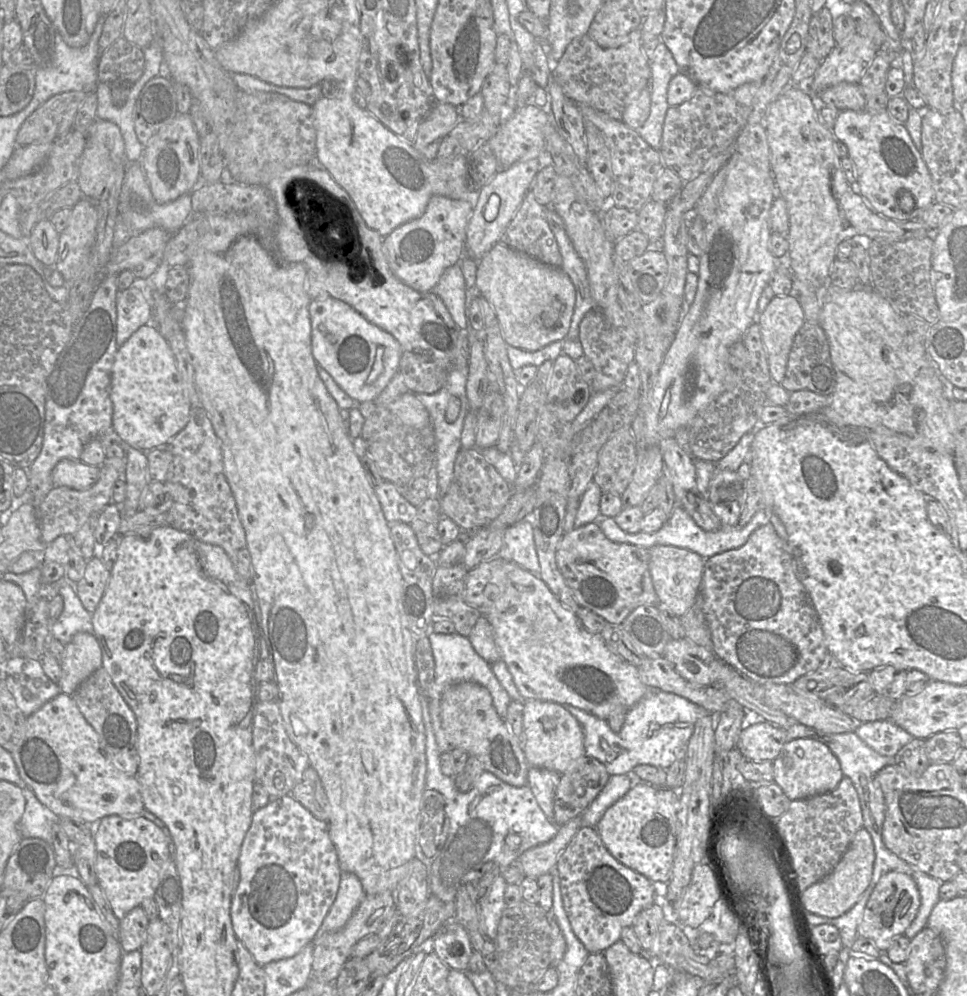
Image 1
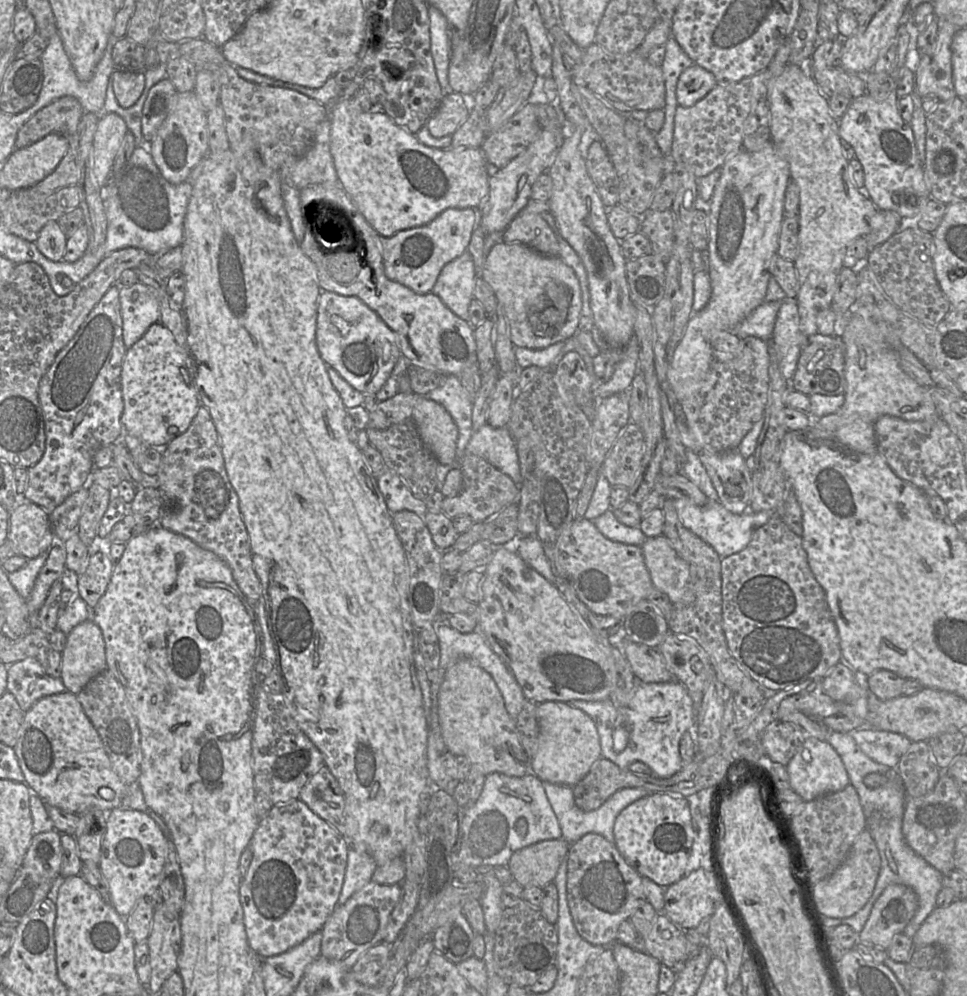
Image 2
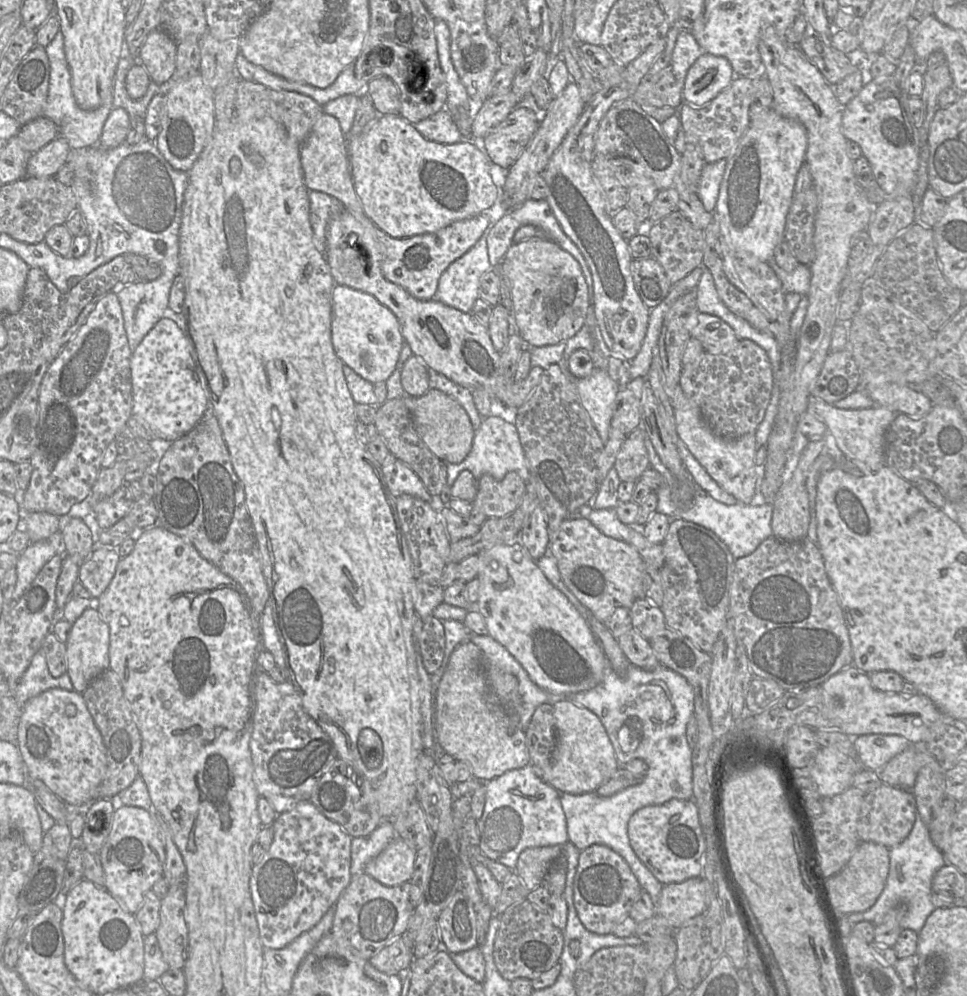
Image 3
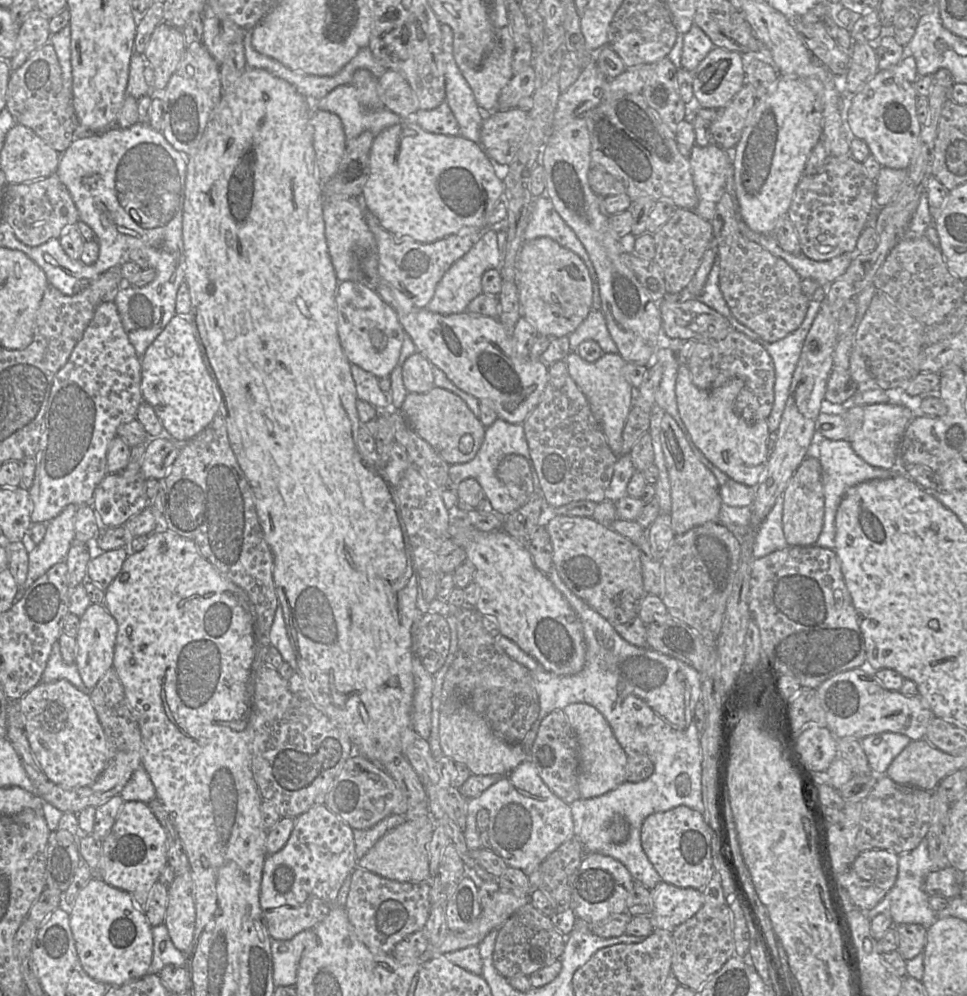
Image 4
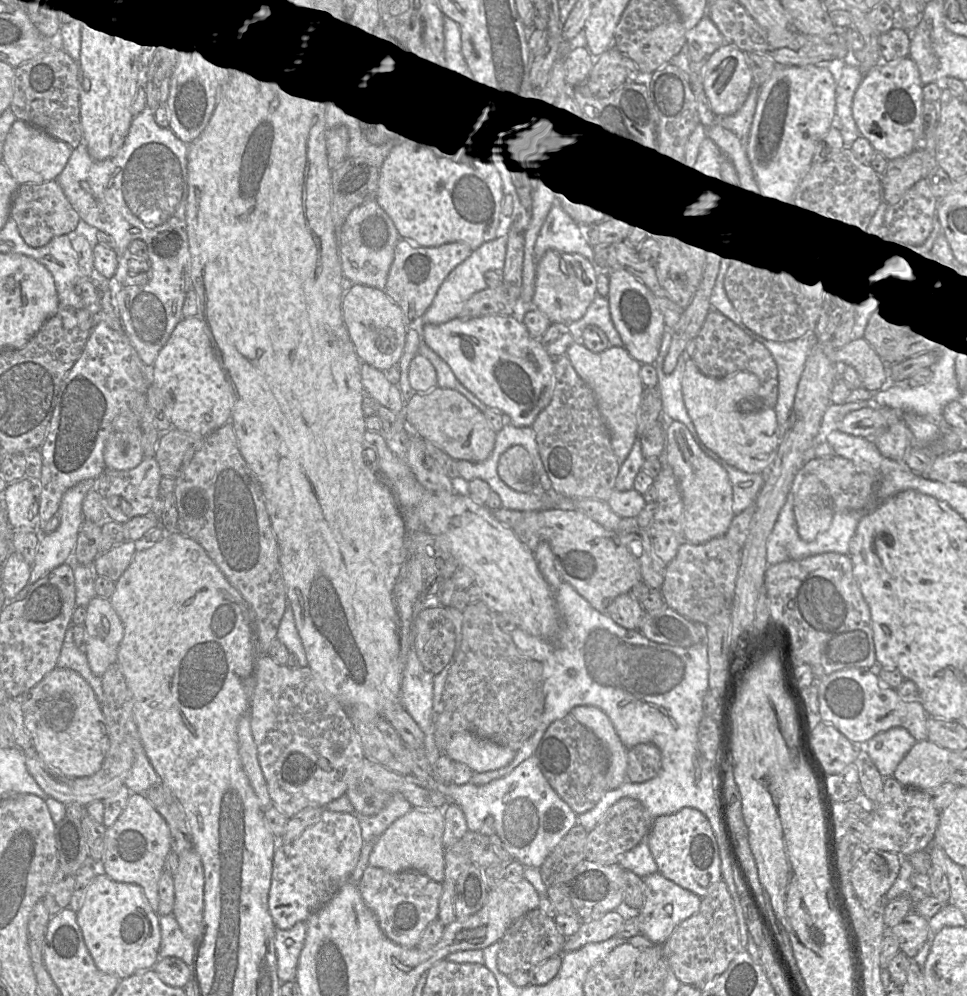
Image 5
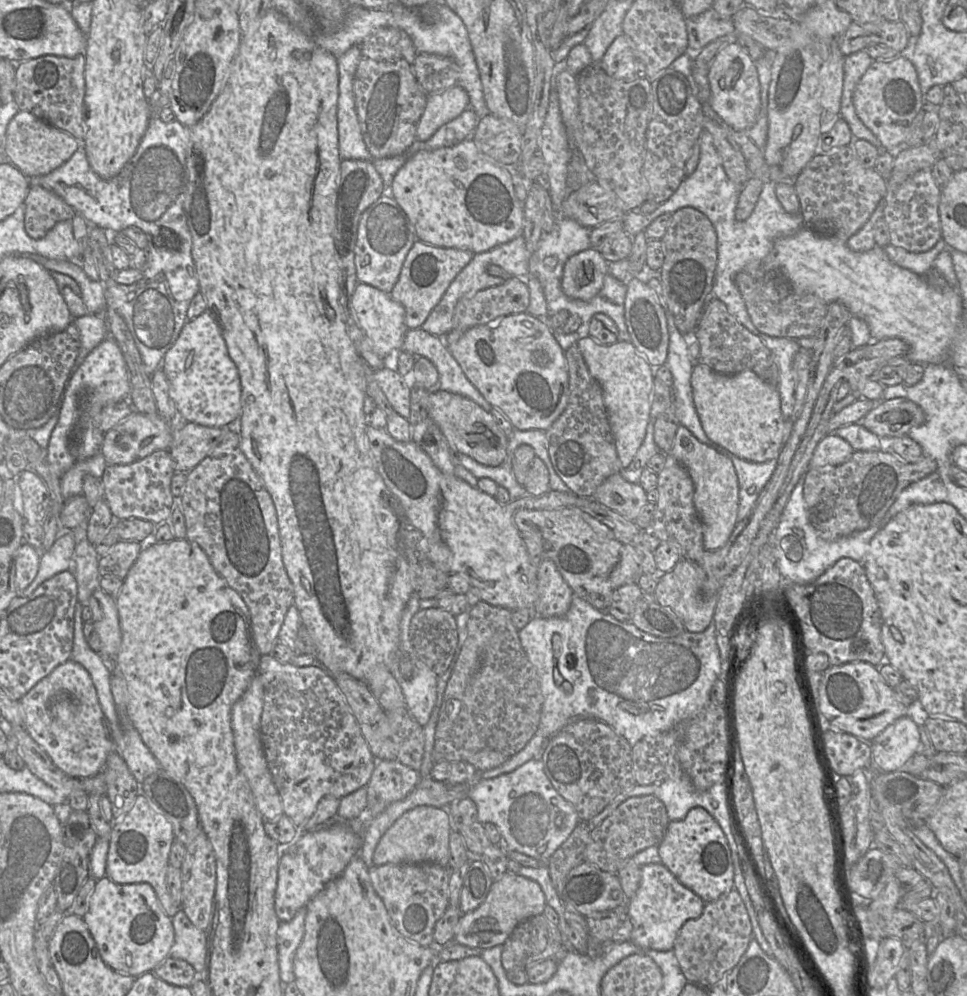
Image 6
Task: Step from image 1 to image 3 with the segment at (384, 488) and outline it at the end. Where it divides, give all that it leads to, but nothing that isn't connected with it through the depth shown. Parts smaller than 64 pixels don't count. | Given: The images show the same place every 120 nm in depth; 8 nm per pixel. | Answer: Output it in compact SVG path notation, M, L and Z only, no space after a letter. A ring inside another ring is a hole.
M388 455L382 464L382 473L390 493L395 498L408 494L429 502L436 511L445 507L439 496L431 497L420 478L395 456Z

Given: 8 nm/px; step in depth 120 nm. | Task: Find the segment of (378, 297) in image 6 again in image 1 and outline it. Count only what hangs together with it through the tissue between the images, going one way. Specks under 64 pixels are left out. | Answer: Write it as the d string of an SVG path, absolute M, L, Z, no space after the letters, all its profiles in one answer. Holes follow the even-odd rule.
M335 298L312 300L309 315L316 364L325 369L356 404L375 400L399 371L403 353L399 342L350 305Z

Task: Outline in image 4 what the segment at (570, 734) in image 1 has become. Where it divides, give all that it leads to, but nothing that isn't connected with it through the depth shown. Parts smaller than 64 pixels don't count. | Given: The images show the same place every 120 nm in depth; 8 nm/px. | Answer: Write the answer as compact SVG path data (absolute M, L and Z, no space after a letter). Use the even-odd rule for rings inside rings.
M572 703L563 710L578 743L578 789L581 799L601 796L626 781L627 755L605 717L587 703Z

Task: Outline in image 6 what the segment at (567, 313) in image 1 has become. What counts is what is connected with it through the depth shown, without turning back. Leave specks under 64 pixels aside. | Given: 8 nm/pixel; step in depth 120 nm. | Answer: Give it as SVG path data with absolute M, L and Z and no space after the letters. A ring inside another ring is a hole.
M590 247L567 259L561 288L570 298L588 301L602 288L607 274L607 261L598 249Z

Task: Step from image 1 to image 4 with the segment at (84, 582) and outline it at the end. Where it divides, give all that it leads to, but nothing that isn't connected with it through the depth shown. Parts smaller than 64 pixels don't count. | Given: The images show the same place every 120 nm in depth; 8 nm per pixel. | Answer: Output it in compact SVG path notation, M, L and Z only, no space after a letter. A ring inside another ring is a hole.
M125 547L108 550L99 554L88 563L87 580L105 591L120 573L128 555L129 550Z

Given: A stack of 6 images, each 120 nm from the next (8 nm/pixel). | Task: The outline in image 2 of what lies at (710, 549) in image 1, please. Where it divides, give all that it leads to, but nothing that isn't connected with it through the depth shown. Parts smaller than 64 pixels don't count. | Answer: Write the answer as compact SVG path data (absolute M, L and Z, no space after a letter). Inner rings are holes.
M673 499L672 503L682 525L709 544L721 559L743 550L751 541L754 531L776 514L776 511L769 510L753 513L747 508L743 514L737 515L728 511L719 501L709 501L704 506L681 499ZM612 509L592 521L602 535L614 542L641 546L647 539L639 527L628 527L620 523Z

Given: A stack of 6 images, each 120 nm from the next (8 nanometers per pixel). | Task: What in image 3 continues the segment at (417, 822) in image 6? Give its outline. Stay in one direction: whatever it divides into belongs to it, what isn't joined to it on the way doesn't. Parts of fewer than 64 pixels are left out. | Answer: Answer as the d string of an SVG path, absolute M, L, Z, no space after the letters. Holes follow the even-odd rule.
M401 838L395 839L374 859L369 861L364 873L385 886L398 886L410 880L413 874L417 851L407 845Z

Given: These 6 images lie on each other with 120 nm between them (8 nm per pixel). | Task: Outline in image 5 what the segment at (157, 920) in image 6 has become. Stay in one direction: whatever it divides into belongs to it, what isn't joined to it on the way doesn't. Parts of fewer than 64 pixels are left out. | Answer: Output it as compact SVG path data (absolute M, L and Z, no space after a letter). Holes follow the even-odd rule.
M95 875L85 892L81 908L76 912L87 949L97 968L123 980L142 971L154 970L159 961L161 942L160 916L149 905L143 889L137 884L116 882L107 875Z

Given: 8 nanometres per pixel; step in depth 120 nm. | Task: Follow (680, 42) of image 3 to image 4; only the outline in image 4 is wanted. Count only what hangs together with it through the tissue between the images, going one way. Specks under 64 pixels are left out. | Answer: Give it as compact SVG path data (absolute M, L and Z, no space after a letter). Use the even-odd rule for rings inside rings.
M697 25L683 35L681 68L694 72L714 45L707 34Z

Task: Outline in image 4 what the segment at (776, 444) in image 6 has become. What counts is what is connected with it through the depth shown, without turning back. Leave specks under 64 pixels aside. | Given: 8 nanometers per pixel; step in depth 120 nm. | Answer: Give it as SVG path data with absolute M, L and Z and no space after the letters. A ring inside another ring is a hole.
M681 361L677 372L675 393L680 417L693 443L714 466L730 478L738 483L756 487L769 461L770 432L767 419L747 423L736 415L734 402L743 386L744 381L735 378L713 390L699 389L692 382L686 362Z

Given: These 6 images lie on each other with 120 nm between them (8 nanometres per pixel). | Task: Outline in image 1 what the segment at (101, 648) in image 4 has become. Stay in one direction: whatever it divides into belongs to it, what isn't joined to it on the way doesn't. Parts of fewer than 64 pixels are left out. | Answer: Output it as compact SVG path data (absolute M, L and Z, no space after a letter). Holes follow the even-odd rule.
M79 632L65 645L60 663L61 679L57 683L61 692L73 695L80 684L102 667L101 646L94 634Z

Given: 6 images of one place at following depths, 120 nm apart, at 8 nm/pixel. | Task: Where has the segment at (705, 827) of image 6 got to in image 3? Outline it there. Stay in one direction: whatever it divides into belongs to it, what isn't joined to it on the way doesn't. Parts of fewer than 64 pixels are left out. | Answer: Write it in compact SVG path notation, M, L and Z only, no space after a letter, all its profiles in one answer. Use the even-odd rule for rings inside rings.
M671 799L661 805L640 808L629 819L627 834L637 857L661 884L701 876L706 843L692 800Z

